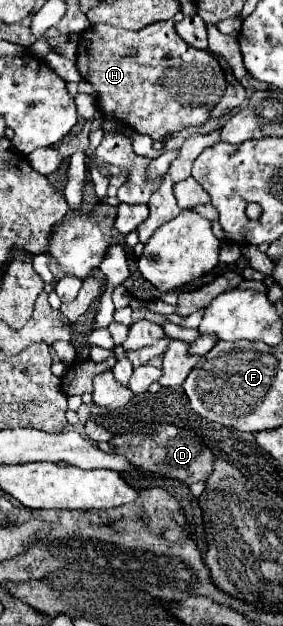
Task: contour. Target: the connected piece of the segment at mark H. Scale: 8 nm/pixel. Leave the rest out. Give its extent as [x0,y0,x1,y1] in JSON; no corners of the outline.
[76,21,226,141]

